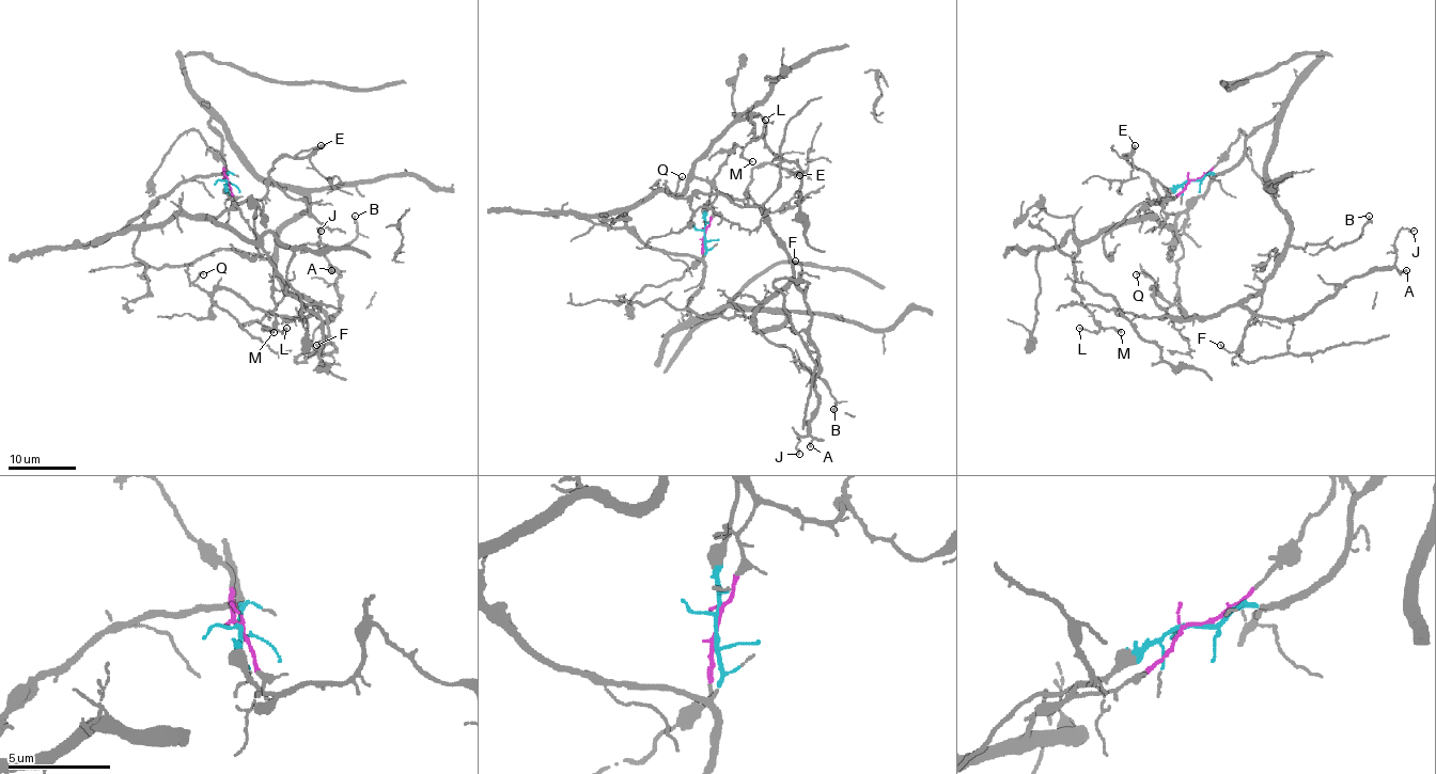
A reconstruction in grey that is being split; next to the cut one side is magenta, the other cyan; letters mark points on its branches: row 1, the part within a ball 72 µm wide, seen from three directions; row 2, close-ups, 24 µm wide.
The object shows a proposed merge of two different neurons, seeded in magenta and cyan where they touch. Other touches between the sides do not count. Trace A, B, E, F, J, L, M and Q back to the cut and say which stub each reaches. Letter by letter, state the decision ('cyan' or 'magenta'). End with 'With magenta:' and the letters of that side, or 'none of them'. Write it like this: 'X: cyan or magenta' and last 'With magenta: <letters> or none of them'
A: cyan
B: cyan
E: magenta
F: cyan
J: cyan
L: magenta
M: magenta
Q: cyan
With magenta: E, L, M

